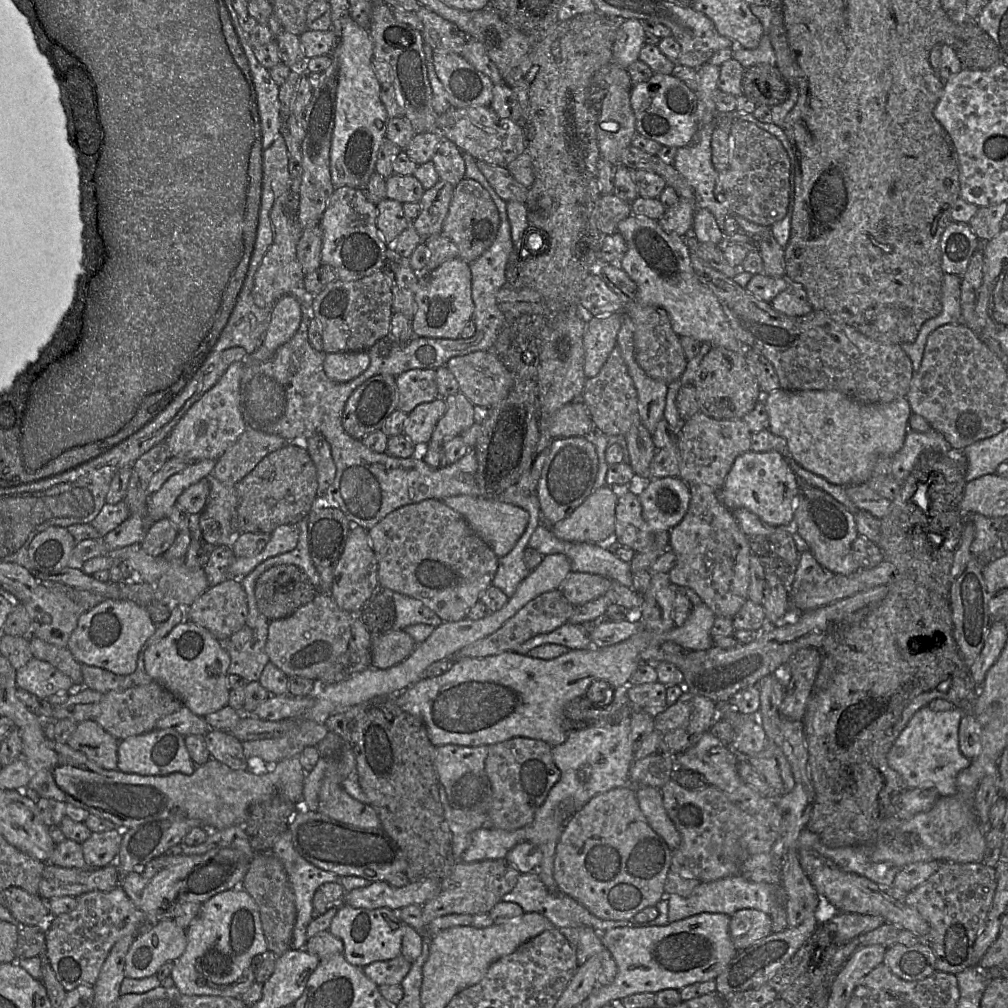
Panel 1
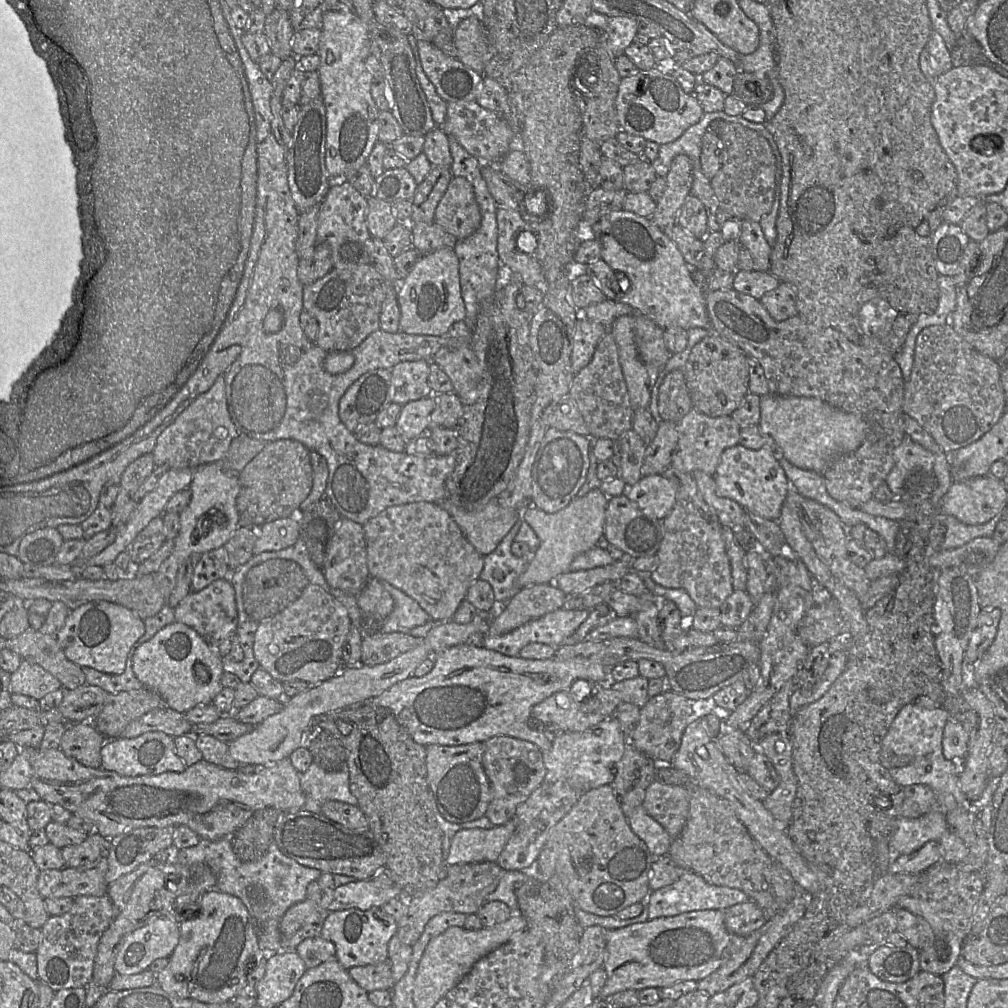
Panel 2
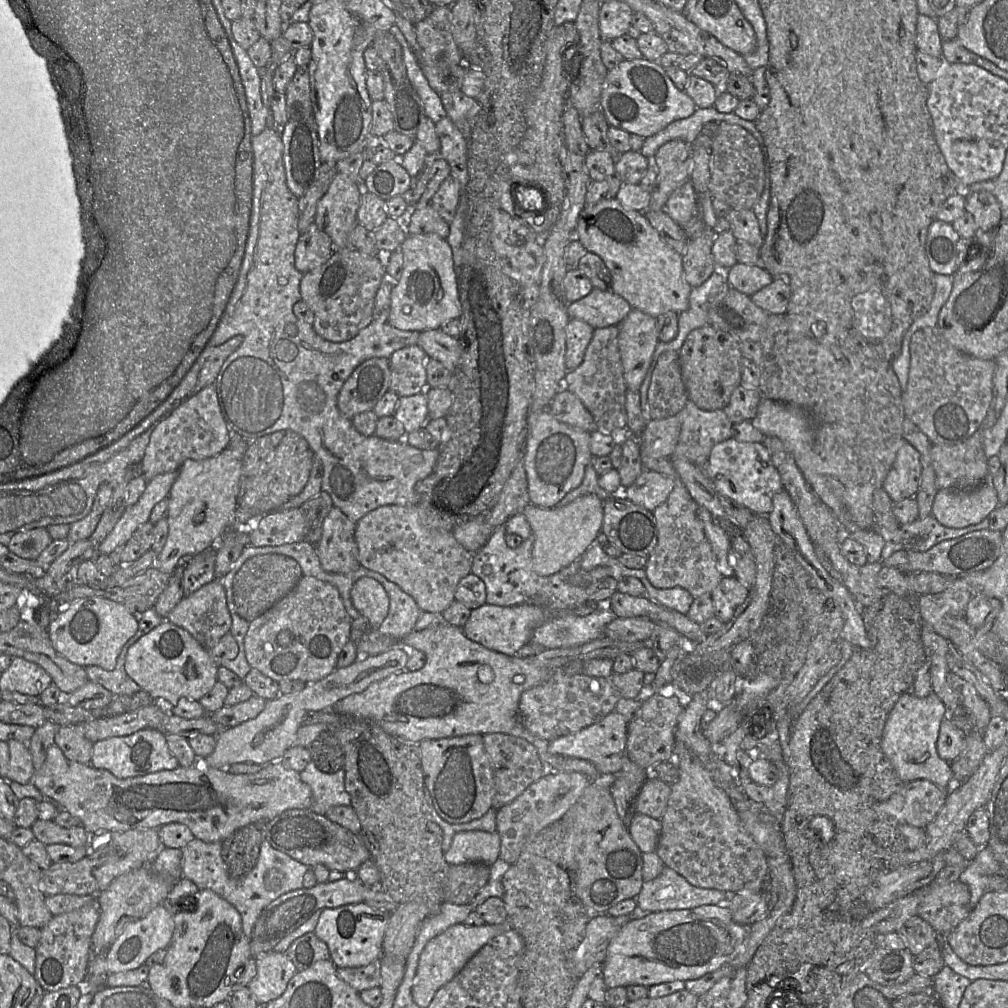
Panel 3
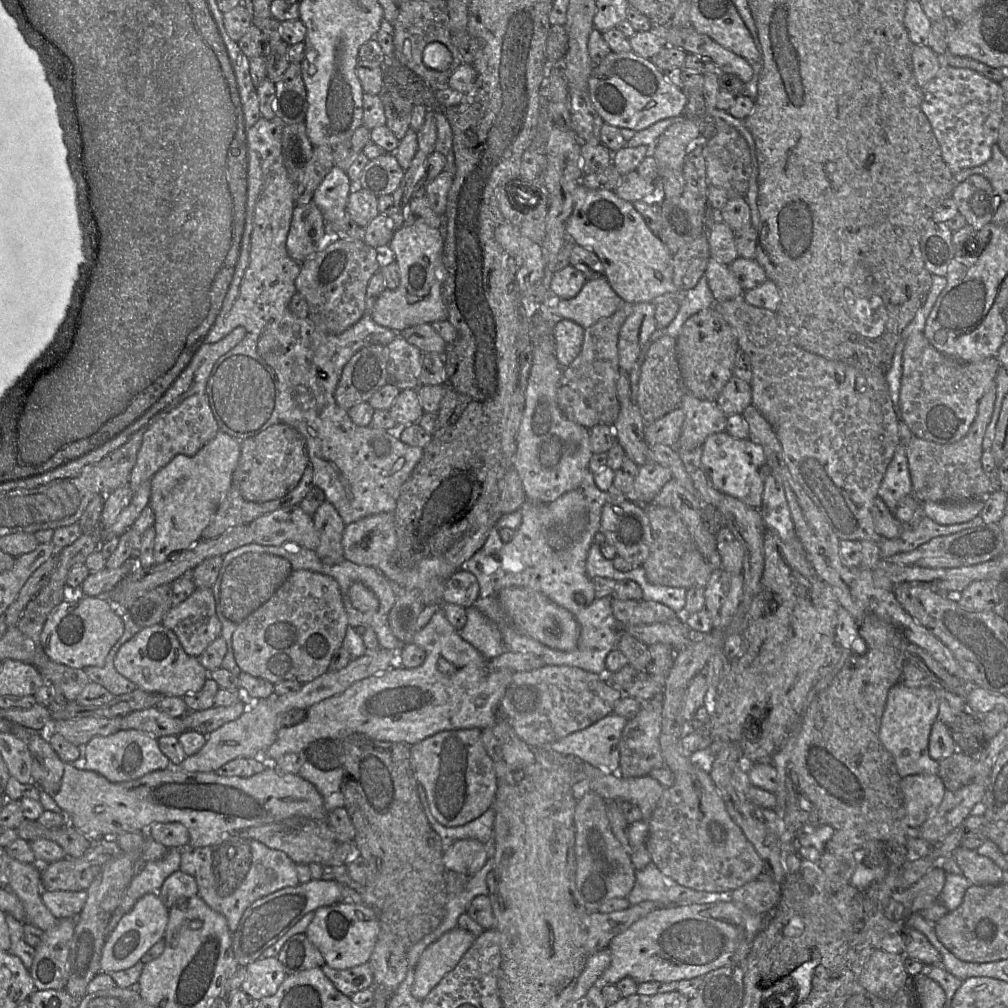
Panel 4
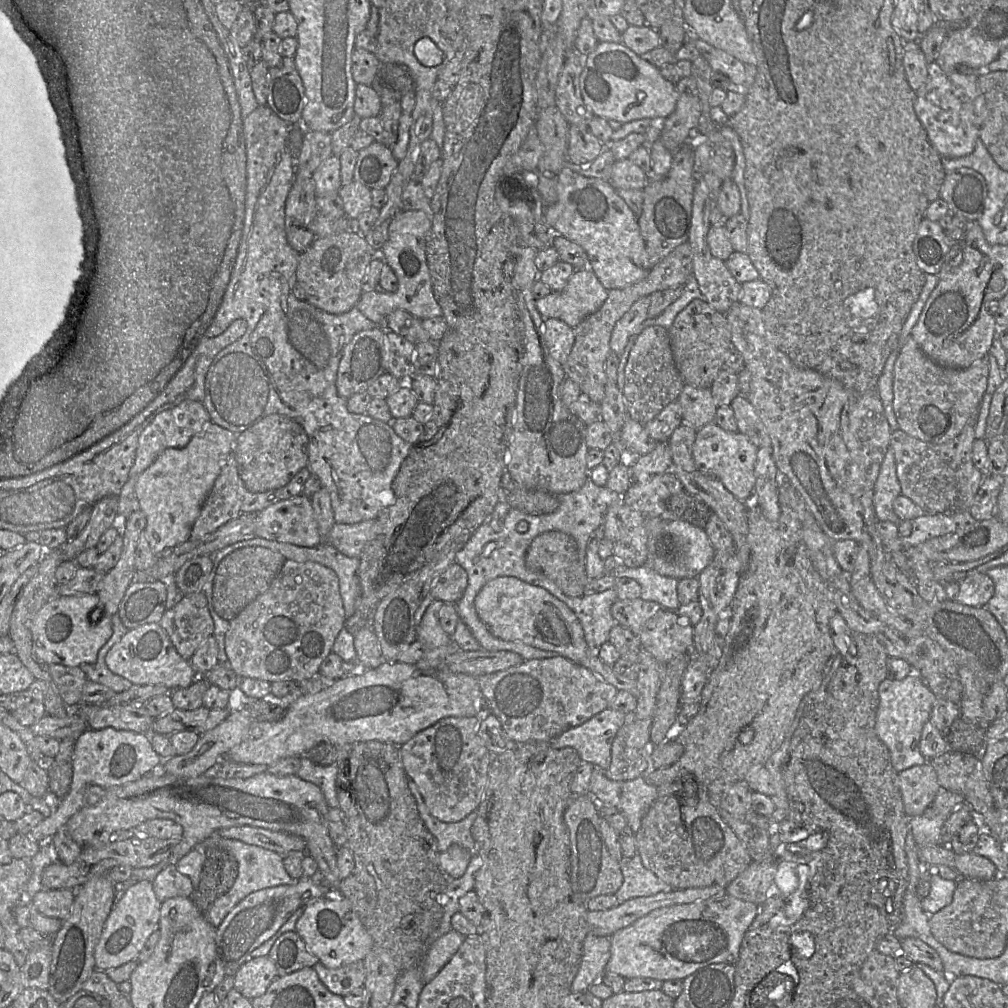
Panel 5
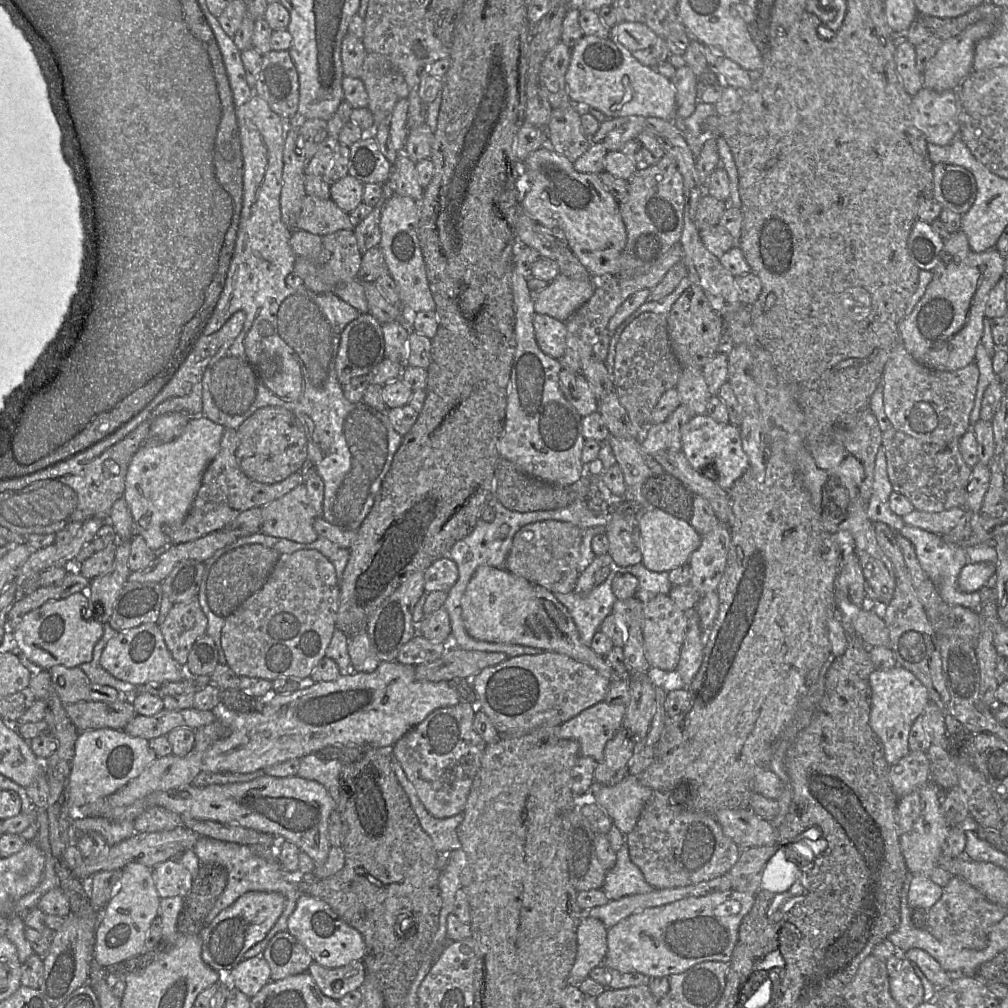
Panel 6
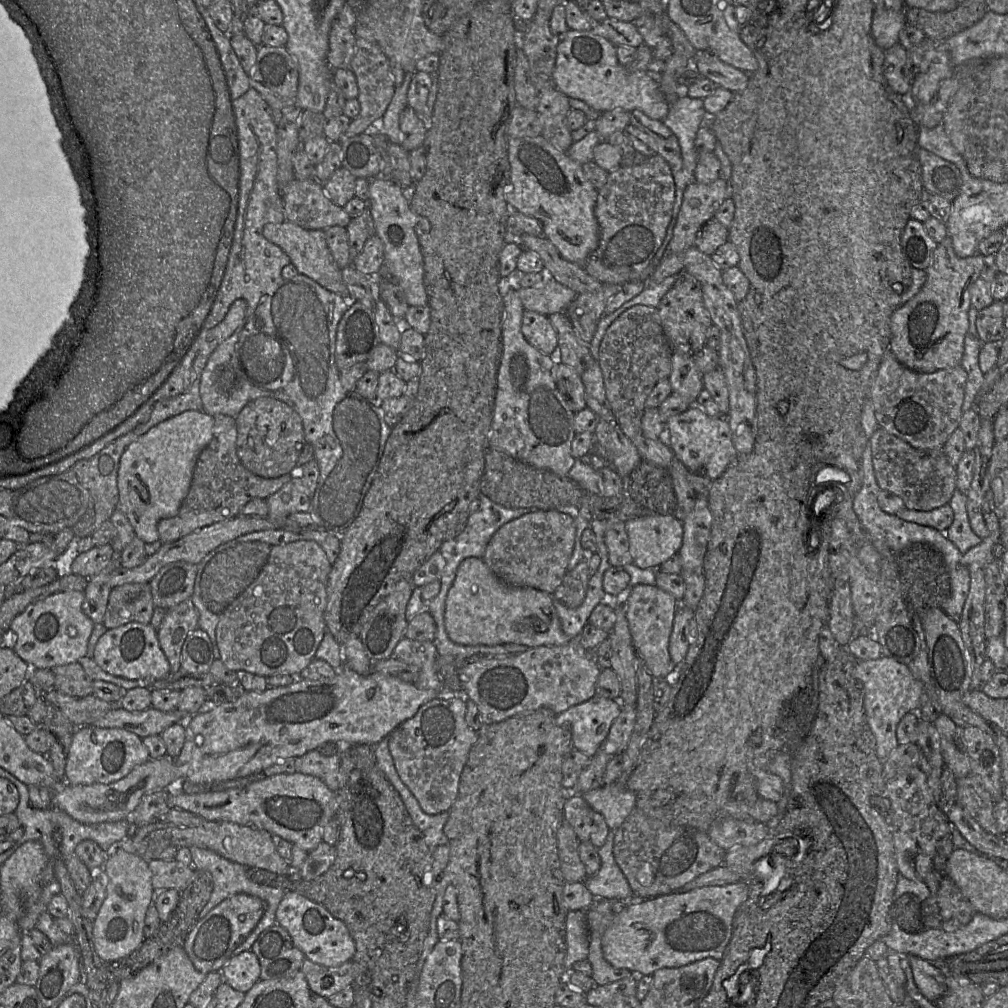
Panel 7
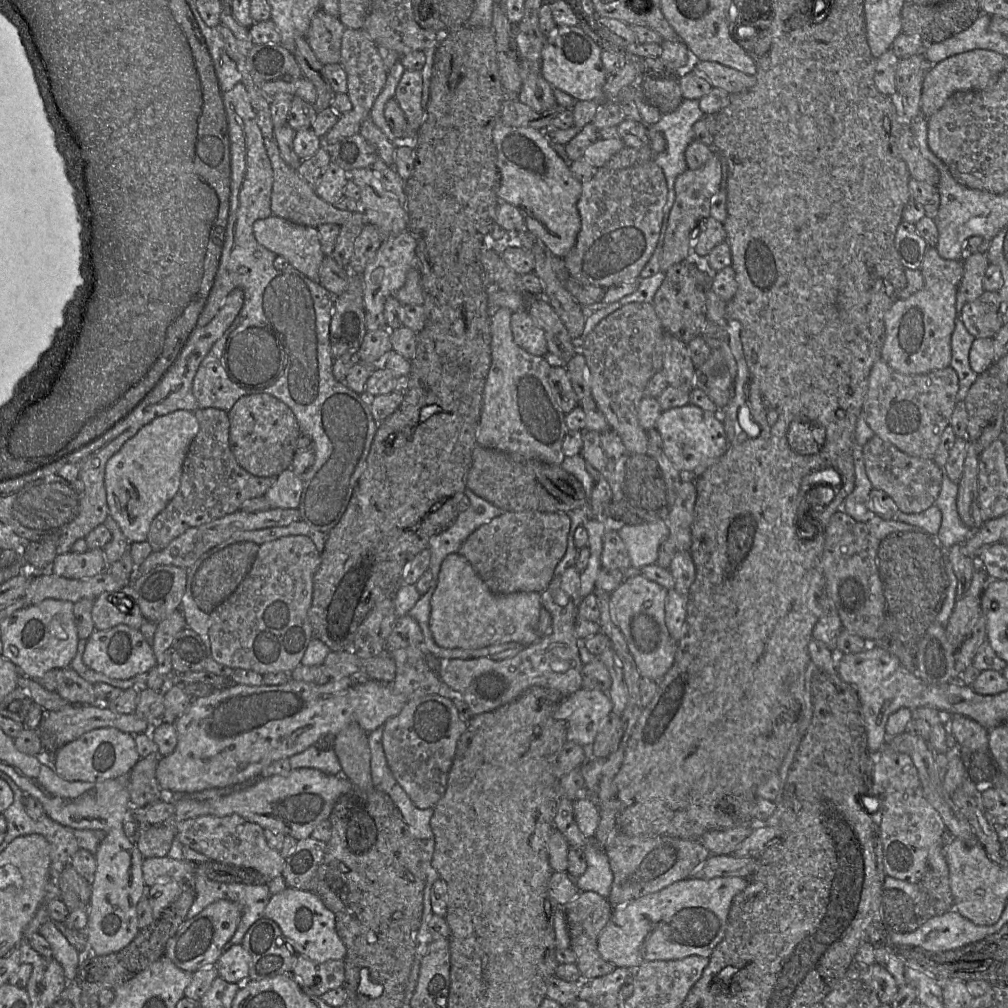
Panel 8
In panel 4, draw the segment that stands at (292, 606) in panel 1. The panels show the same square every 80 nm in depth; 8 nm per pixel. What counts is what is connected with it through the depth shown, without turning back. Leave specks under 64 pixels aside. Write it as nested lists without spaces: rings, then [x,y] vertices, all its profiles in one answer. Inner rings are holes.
[[[257,543],[226,553],[217,581],[211,587],[217,614],[221,612],[225,618],[236,624],[242,622],[274,595],[292,571],[288,559],[268,553],[265,547],[258,546]]]

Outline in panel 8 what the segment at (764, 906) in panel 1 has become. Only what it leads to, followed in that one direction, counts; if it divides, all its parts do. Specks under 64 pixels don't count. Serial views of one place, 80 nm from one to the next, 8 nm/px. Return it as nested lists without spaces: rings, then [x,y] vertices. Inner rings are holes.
[[[589,841],[583,848],[587,868],[575,880],[580,892],[595,892],[603,898],[609,896],[613,882],[613,873],[604,849],[593,841]]]

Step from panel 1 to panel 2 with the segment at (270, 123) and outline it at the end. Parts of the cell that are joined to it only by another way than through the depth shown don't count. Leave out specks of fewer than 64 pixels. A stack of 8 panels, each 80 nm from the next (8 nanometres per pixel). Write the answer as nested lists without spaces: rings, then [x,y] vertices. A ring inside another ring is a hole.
[[[233,19],[226,21],[233,36],[235,45],[242,60],[247,79],[256,124],[257,144],[262,142],[271,132],[270,100],[274,87],[263,74],[257,62],[253,61],[242,42],[241,34],[244,30],[237,28]]]

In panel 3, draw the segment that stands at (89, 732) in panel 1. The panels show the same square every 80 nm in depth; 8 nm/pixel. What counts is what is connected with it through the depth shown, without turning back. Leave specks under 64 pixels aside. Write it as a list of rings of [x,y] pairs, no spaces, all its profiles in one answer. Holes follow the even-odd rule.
[[[80,725],[59,727],[55,735],[55,745],[67,759],[90,764],[93,743],[85,738]]]

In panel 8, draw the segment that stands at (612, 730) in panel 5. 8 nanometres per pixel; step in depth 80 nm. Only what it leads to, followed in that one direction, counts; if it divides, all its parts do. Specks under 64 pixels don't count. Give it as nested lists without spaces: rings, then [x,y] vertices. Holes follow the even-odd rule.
[[[581,688],[563,698],[554,718],[568,722],[567,741],[589,749],[610,719],[612,708],[608,693]]]

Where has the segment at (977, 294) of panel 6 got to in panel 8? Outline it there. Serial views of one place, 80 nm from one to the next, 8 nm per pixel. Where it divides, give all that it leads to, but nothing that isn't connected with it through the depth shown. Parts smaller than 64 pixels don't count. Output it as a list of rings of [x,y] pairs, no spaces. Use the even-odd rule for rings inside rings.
[[[928,247],[920,268],[923,288],[905,300],[897,300],[884,316],[886,336],[881,359],[904,375],[943,370],[951,363],[951,336],[959,317],[957,293],[964,267],[960,260],[942,258],[936,247]]]

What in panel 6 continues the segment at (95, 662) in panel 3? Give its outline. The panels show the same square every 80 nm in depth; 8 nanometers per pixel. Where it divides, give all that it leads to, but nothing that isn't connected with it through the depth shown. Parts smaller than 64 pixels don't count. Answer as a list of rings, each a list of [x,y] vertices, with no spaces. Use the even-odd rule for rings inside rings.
[[[89,589],[49,601],[25,614],[10,640],[19,655],[35,669],[49,670],[57,665],[79,667],[92,660],[93,649],[104,633],[103,624],[86,614],[90,610]]]

